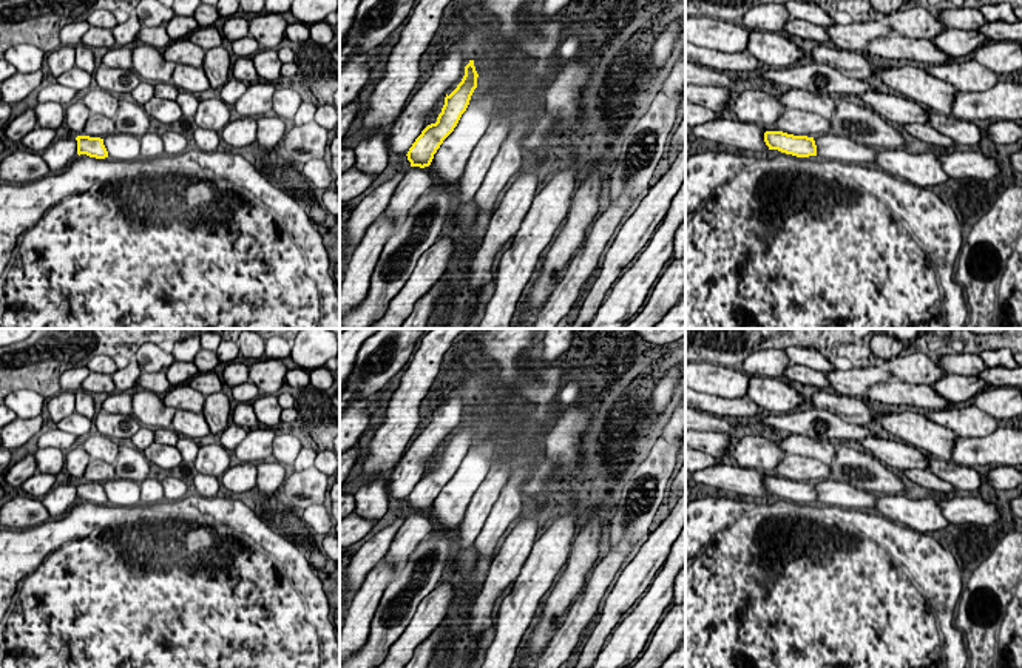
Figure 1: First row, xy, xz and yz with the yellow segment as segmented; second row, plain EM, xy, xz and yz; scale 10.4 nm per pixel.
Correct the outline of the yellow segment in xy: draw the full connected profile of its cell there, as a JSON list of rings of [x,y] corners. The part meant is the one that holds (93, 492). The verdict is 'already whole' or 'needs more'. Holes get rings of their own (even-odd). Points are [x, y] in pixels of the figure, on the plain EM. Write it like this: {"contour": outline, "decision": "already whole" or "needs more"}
{"contour": [[[77,481],[77,500],[86,500],[96,504],[108,503],[108,497],[103,491],[103,484],[100,483],[90,483],[90,481]]], "decision": "already whole"}

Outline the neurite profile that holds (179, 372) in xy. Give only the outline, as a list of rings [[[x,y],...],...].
[[[173,361],[165,375],[171,387],[188,383],[198,372],[193,361]]]

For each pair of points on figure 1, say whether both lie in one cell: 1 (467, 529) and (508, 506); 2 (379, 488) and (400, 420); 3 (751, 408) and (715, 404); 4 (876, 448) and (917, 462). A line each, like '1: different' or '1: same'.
1: different
2: different
3: same
4: same

